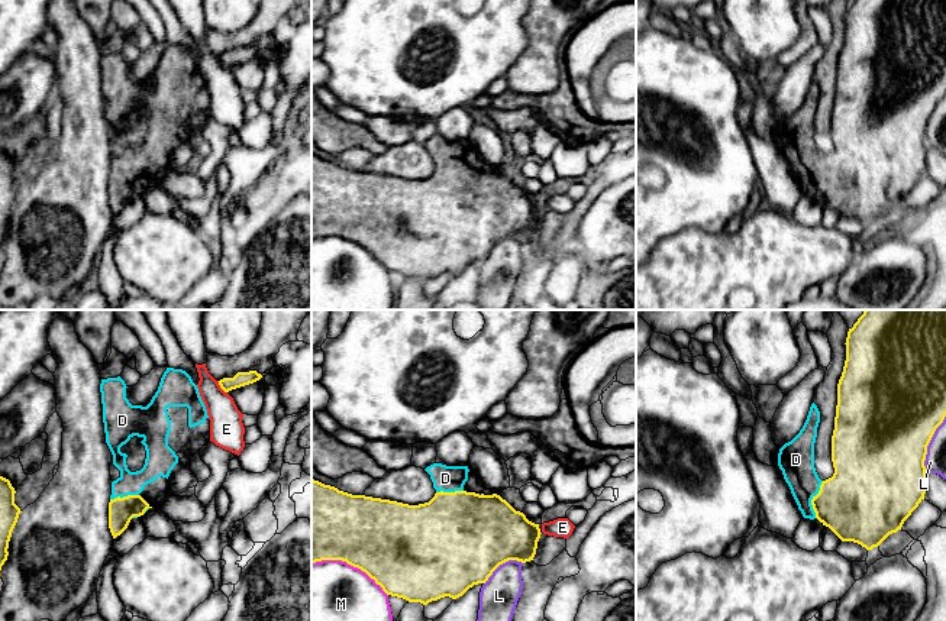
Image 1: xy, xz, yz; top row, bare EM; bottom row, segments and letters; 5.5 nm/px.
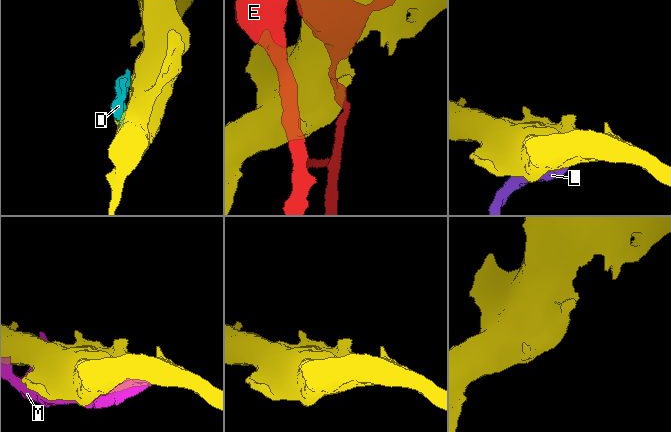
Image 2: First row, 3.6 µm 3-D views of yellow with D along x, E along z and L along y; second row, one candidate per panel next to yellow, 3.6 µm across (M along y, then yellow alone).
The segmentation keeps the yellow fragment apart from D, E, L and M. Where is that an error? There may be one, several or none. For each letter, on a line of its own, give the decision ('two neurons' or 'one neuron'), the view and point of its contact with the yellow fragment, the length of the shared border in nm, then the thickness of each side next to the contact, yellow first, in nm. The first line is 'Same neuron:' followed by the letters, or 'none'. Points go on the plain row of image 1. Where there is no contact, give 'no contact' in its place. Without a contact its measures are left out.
Same neuron: D
D: one neuron; meets yellow in yz at (811, 175); contact 220 nm long; 400 nm thick on the yellow side, 200 nm on the other
E: two neurons; meets yellow in xy at (220, 62); contact 90 nm long; 80 nm thick on the yellow side, 190 nm on the other
L: two neurons; meets yellow in yz at (927, 120); contact 340 nm long; 500 nm thick on the yellow side, 120 nm on the other
M: two neurons; meets yellow in xz at (351, 241); contact 460 nm long; 440 nm thick on the yellow side, 500 nm on the other

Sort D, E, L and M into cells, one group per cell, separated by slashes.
D / E / L / M

